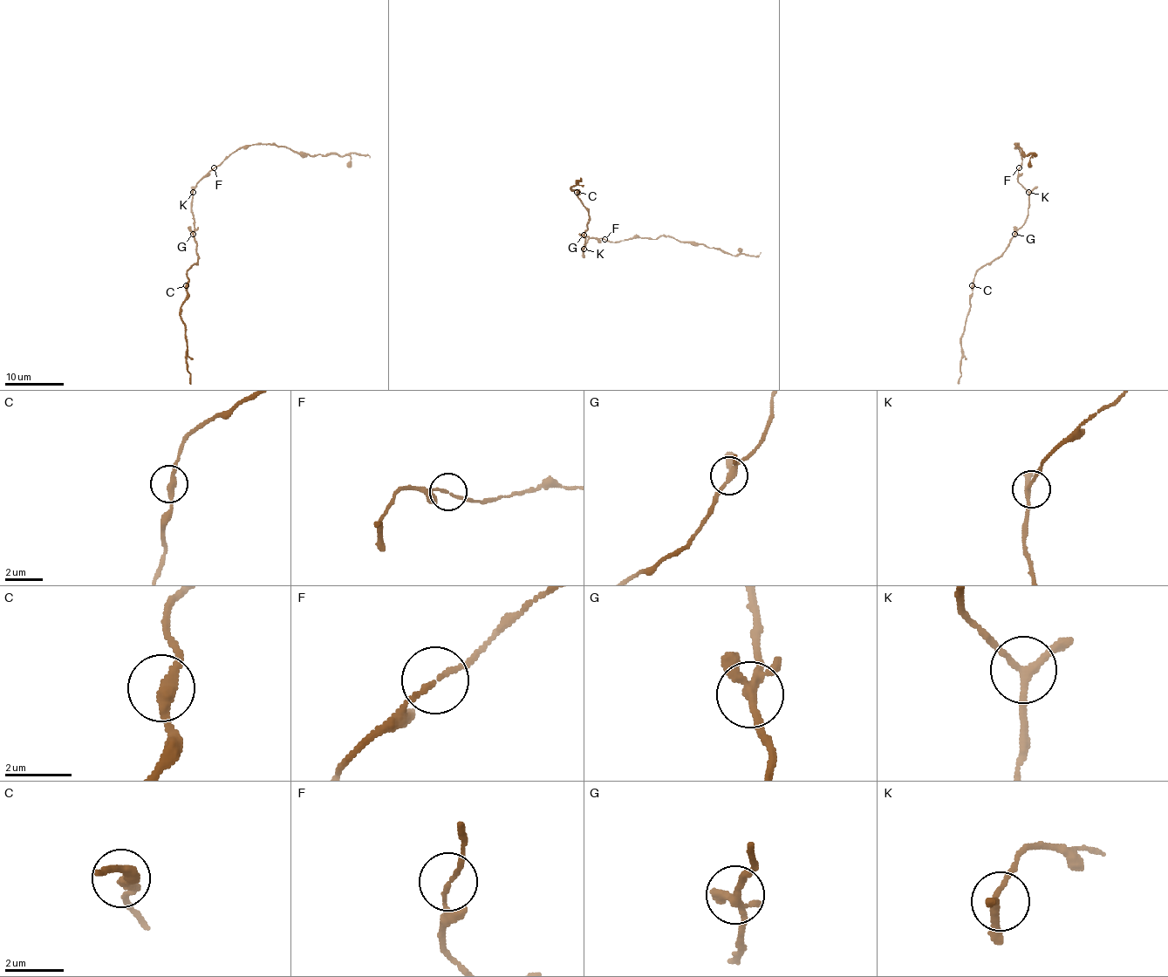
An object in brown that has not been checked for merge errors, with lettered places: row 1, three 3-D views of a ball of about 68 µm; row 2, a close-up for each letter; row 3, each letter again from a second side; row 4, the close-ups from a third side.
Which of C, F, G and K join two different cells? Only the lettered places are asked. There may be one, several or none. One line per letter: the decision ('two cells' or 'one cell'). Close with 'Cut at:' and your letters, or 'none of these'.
C: one cell
F: two cells
G: one cell
K: one cell
Cut at: F

